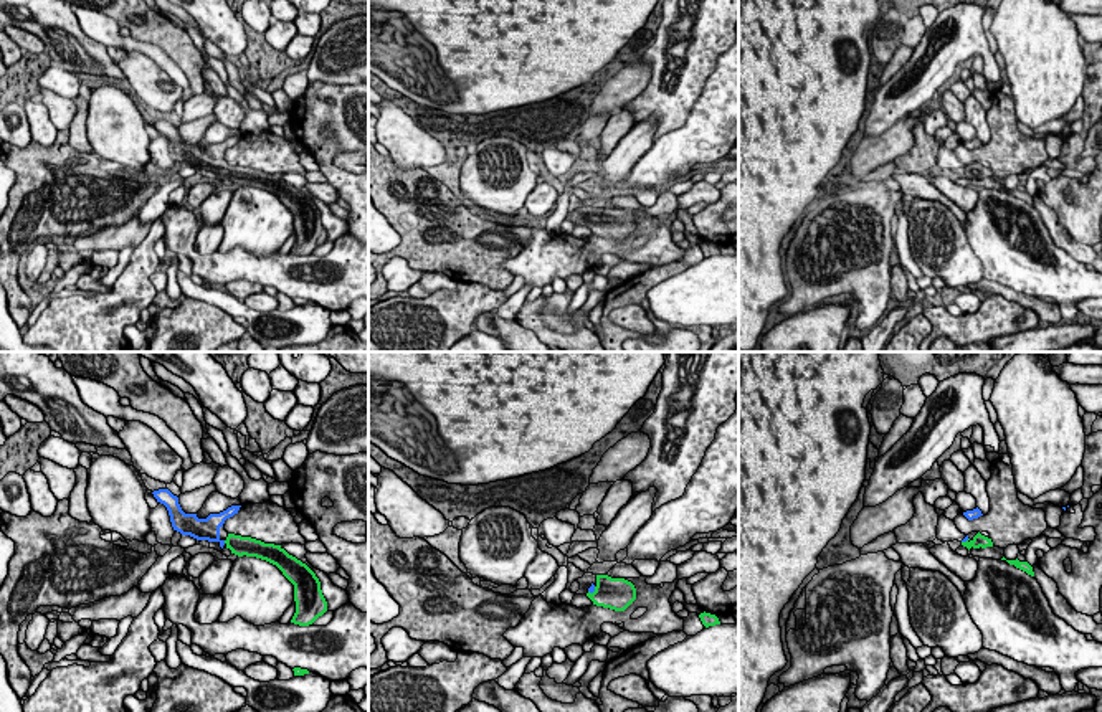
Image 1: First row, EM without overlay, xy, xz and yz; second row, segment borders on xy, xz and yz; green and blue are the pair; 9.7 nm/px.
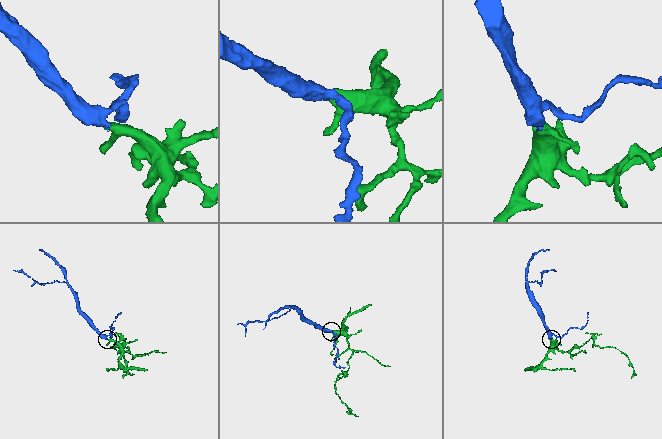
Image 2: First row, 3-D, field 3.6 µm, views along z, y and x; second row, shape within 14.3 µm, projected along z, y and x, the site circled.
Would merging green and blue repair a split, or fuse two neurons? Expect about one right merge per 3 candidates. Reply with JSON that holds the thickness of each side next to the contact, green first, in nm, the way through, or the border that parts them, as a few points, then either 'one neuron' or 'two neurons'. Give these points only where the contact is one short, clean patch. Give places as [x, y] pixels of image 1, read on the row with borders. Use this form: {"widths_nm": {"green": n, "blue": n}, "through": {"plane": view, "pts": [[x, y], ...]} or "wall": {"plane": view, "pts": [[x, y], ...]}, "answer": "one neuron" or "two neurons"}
{"widths_nm": {"green": 320, "blue": 60}, "through": {"plane": "xz", "pts": [[617, 593], [593, 592], [592, 588]]}, "answer": "one neuron"}

